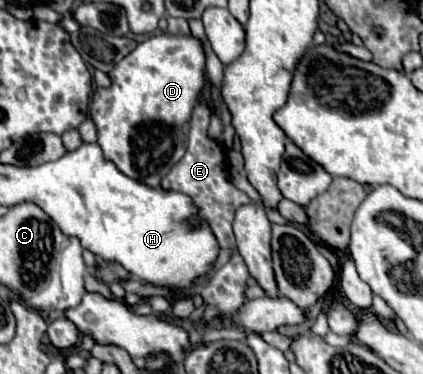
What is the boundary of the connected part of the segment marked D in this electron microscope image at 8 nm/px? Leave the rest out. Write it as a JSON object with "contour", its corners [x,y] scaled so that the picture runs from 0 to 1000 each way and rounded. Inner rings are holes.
{"contour":[[[456,91],[357,96],[329,112],[314,139],[277,166],[258,193],[258,209],[258,235],[225,235],[210,294],[229,342],[229,385],[239,390],[248,422],[272,433],[291,465],[348,497],[376,497],[381,476],[433,422],[442,401],[452,299],[470,273],[470,251],[485,230],[485,128]]]}

